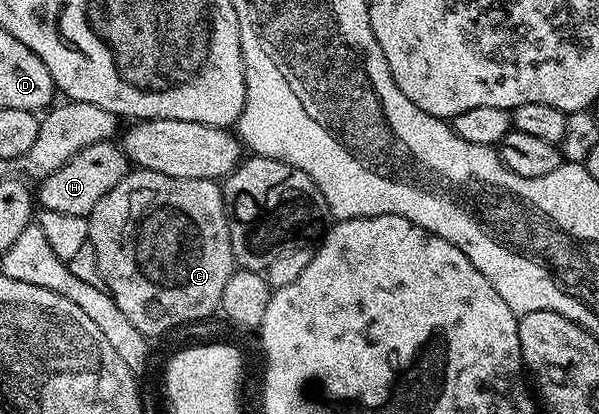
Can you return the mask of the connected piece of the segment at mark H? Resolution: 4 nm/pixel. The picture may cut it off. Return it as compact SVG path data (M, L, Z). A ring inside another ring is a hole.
M110 140L88 144L88 148L76 152L76 156L68 160L68 164L60 164L56 172L37 183L37 205L48 212L65 212L68 216L86 218L92 212L92 208L96 208L100 196L108 196L108 192L112 192L112 188L120 184L126 173L128 159L123 154L121 145Z

